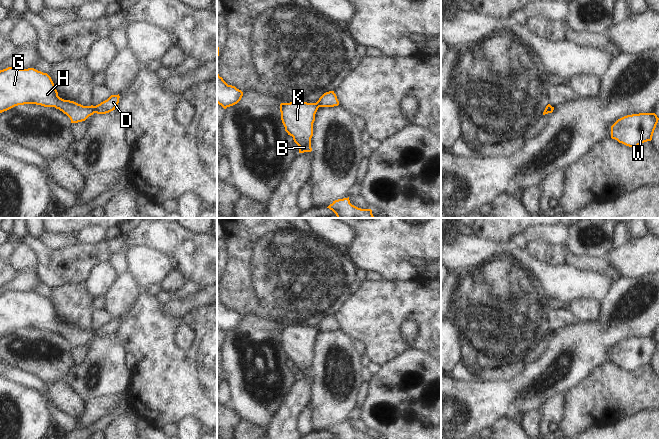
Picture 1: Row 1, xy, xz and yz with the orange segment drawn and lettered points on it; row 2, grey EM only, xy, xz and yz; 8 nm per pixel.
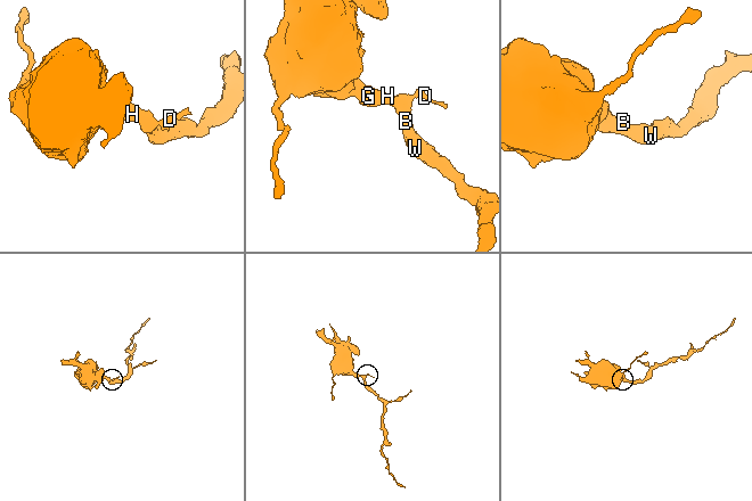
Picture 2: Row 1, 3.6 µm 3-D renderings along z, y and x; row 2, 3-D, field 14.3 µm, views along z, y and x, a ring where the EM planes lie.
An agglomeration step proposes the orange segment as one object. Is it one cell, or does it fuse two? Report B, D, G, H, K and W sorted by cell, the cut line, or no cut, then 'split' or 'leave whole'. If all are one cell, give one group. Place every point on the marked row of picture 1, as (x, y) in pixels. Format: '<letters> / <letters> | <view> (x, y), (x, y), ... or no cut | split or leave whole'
B G H K W / D | xy (94, 106), (95, 112) | split

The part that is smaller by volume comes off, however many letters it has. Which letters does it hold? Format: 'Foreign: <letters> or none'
Foreign: D

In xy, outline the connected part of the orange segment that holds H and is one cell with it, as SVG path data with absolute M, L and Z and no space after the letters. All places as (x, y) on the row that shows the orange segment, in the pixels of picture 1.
M34 68L0 70L0 113L24 104L55 107L66 114L71 123L85 121L95 113L93 105L83 106L60 98L47 73Z

